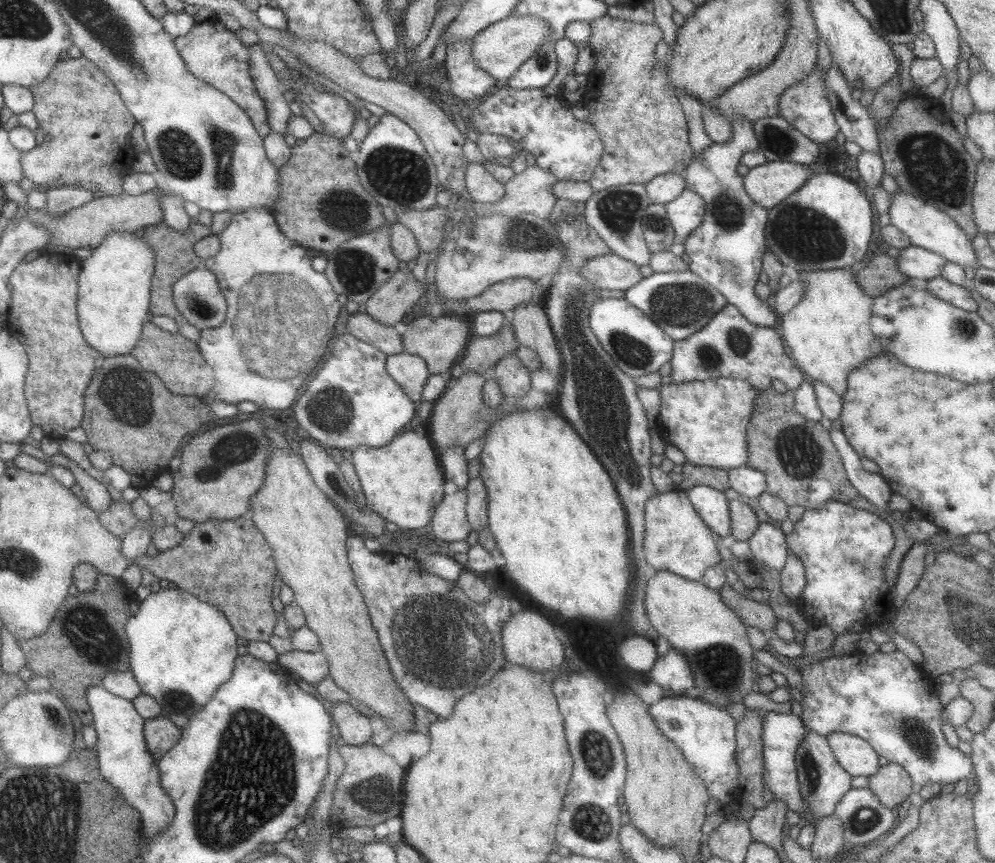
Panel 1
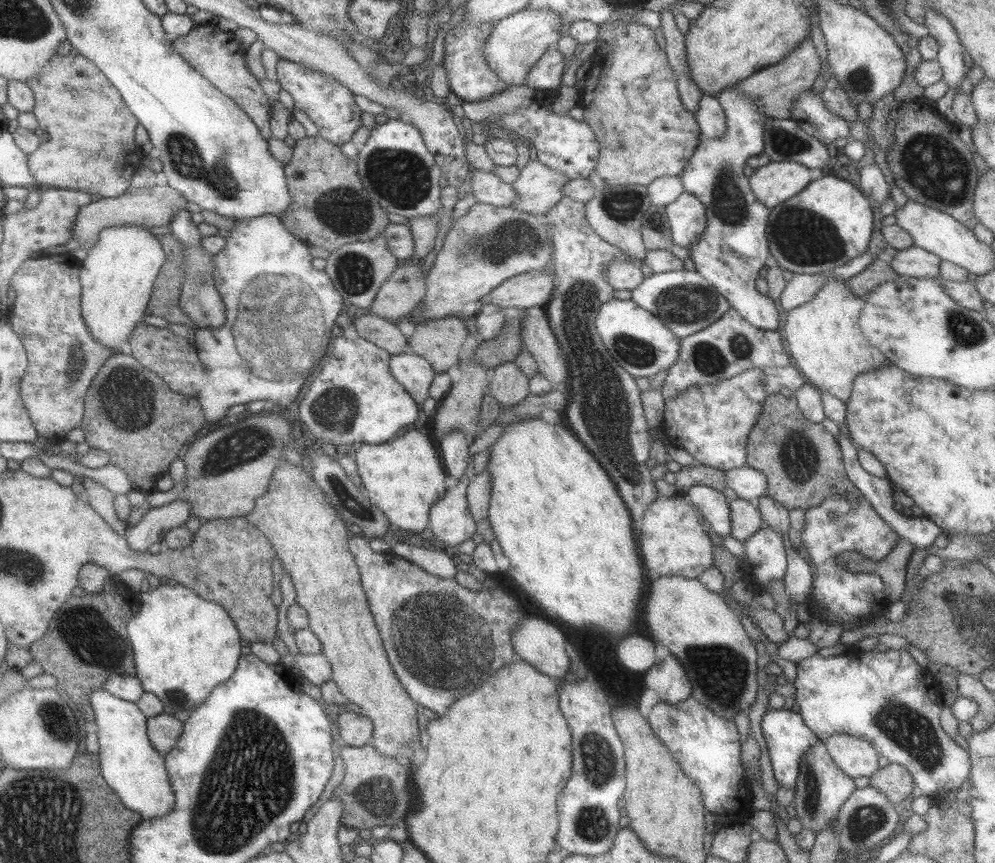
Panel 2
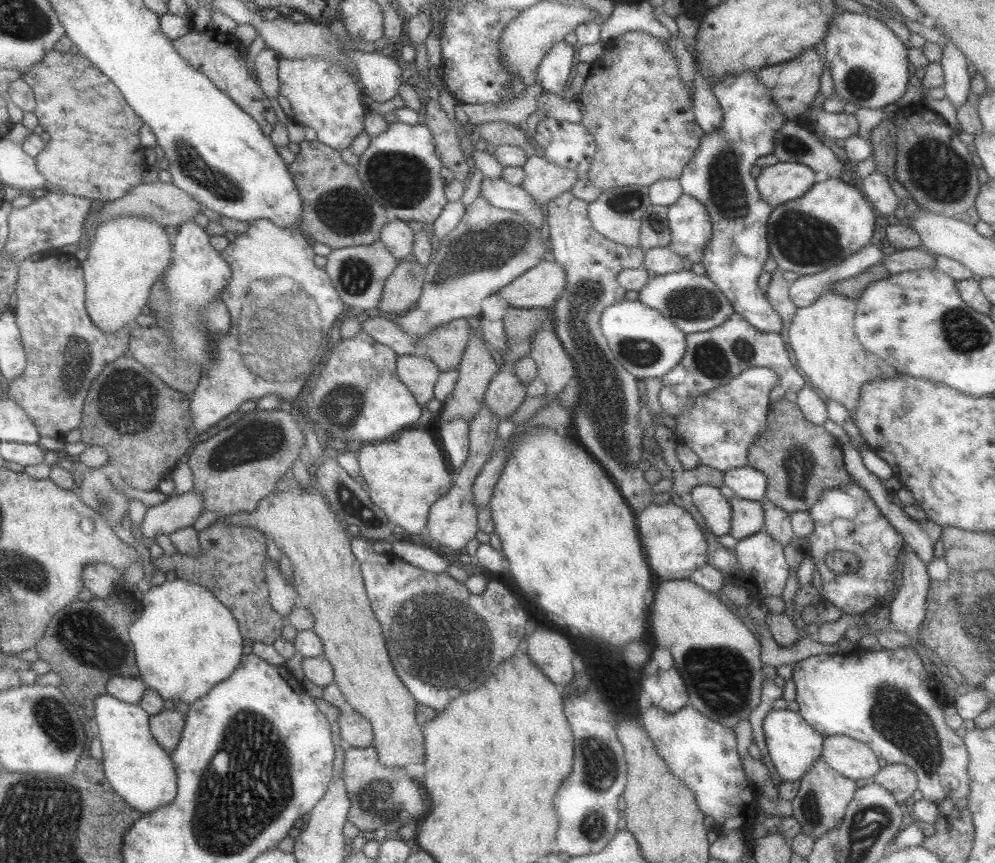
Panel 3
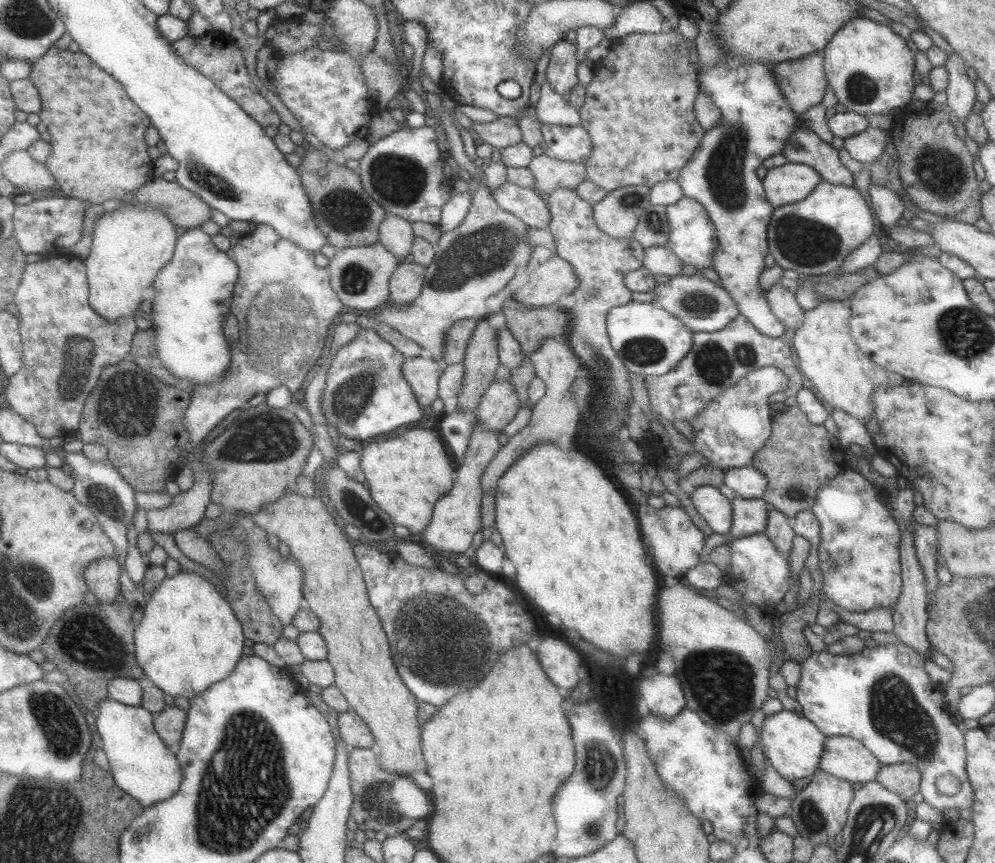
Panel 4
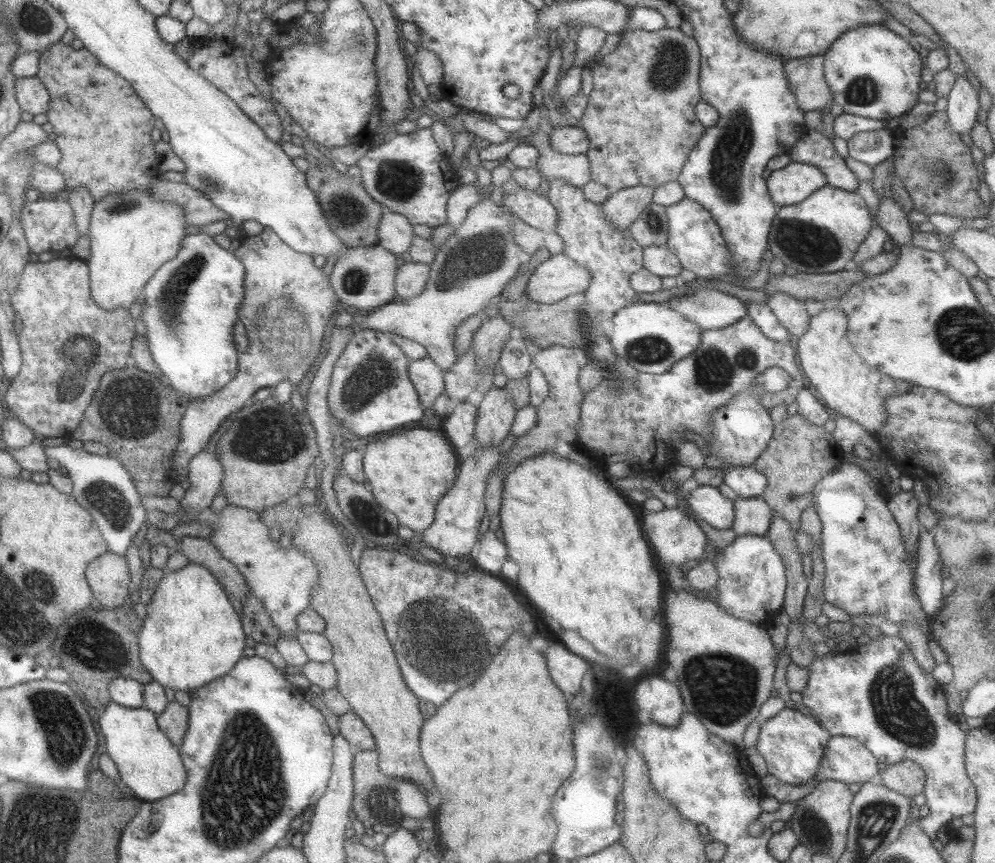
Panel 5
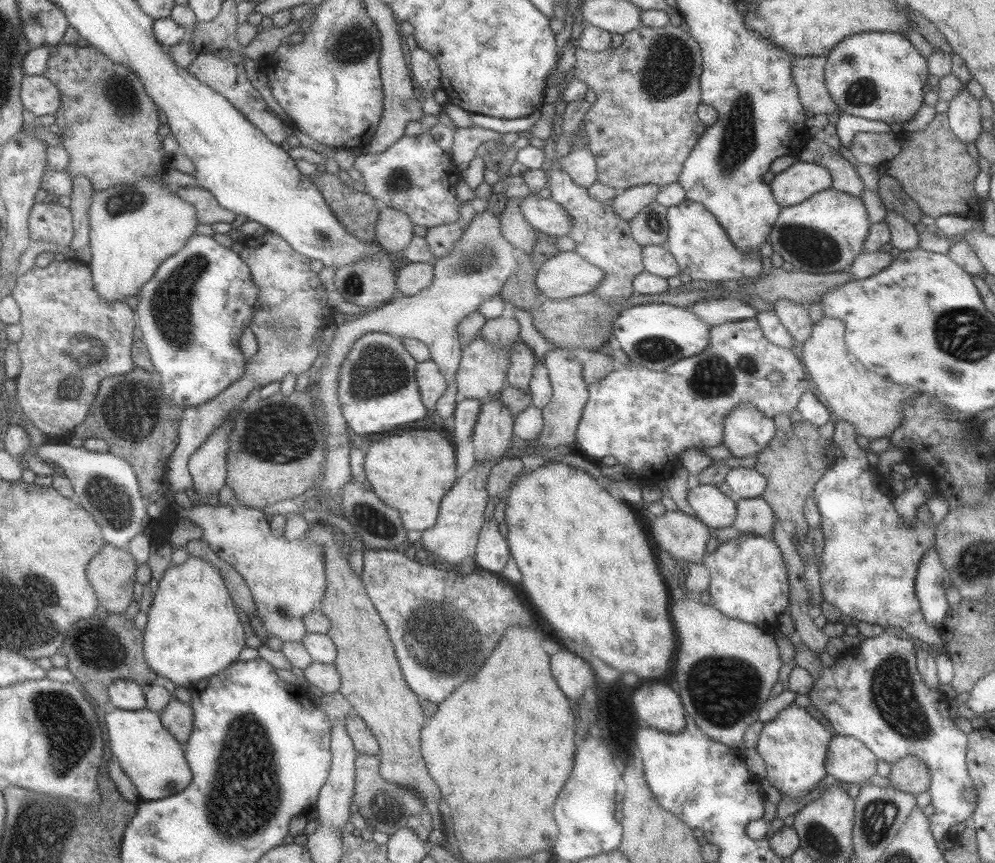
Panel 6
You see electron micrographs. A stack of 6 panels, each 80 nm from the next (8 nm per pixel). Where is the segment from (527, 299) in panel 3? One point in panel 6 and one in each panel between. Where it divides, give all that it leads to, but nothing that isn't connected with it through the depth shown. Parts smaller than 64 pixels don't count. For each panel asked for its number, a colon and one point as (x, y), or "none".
4: (552, 278)
5: (556, 278)
6: (566, 274)

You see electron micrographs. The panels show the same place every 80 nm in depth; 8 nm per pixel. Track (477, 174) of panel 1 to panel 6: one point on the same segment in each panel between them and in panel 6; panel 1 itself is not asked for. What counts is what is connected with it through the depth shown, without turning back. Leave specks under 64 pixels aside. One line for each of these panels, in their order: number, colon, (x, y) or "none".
2: (487, 188)
3: (498, 193)
4: (524, 203)
5: (534, 209)
6: (545, 215)

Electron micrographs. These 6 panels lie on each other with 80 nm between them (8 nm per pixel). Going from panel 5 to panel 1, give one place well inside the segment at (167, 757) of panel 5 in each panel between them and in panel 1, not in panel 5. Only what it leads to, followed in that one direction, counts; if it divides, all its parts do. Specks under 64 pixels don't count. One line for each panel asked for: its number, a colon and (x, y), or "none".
1: (125, 761)
2: (134, 769)
3: (141, 771)
4: (142, 765)

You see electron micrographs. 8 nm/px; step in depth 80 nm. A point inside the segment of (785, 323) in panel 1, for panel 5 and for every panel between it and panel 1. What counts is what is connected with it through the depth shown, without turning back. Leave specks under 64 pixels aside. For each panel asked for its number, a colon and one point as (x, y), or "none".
2: (824, 337)
3: (822, 335)
4: (831, 361)
5: (849, 385)

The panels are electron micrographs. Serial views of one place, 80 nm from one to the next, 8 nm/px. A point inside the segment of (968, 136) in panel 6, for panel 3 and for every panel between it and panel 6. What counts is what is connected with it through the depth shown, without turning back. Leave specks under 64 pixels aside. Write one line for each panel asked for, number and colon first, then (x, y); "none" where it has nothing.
3: (957, 78)
4: (960, 92)
5: (963, 105)

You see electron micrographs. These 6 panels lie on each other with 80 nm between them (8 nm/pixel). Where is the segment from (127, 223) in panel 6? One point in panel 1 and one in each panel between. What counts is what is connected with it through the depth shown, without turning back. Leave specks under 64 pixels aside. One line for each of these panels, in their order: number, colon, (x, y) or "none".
1: (116, 281)
2: (120, 270)
3: (128, 255)
4: (131, 245)
5: (132, 235)

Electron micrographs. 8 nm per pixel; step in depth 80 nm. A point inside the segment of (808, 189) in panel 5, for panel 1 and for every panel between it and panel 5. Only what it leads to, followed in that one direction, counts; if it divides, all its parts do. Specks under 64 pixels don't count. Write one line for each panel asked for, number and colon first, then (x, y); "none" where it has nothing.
1: (768, 184)
2: (772, 184)
3: (786, 180)
4: (791, 182)

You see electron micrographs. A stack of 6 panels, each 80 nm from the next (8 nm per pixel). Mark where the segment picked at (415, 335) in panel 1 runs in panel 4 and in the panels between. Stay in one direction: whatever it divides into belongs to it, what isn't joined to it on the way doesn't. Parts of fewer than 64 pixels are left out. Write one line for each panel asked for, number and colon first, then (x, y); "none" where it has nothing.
2: (439, 341)
3: (445, 346)
4: (457, 338)

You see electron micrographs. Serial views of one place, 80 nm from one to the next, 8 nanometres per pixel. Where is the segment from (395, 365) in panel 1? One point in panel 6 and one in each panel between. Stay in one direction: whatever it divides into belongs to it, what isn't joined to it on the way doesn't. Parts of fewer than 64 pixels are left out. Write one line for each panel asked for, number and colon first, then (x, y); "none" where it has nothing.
2: (415, 373)
3: (419, 374)
4: (422, 374)
5: (427, 377)
6: (432, 383)

